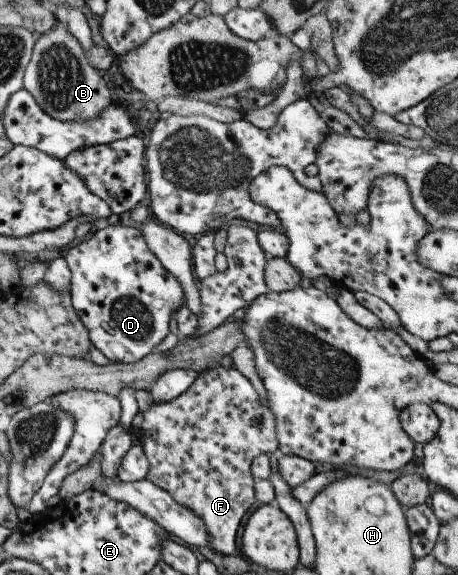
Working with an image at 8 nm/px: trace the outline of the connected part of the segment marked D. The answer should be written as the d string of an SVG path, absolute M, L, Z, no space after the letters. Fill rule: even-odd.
M109 225L93 233L88 241L71 248L64 257L71 271L69 297L77 316L89 333L90 343L107 357L108 361L123 364L136 363L152 354L153 349L167 338L173 329L171 317L185 302L181 283L170 275L159 259L151 253L141 230L135 227Z

